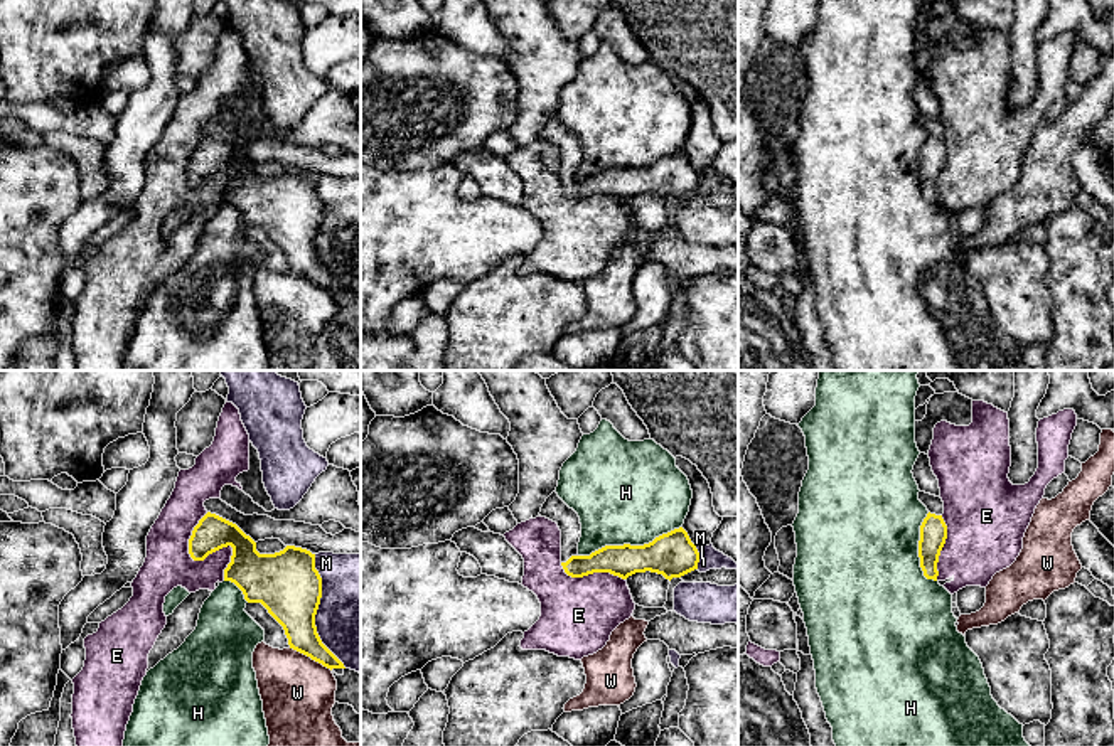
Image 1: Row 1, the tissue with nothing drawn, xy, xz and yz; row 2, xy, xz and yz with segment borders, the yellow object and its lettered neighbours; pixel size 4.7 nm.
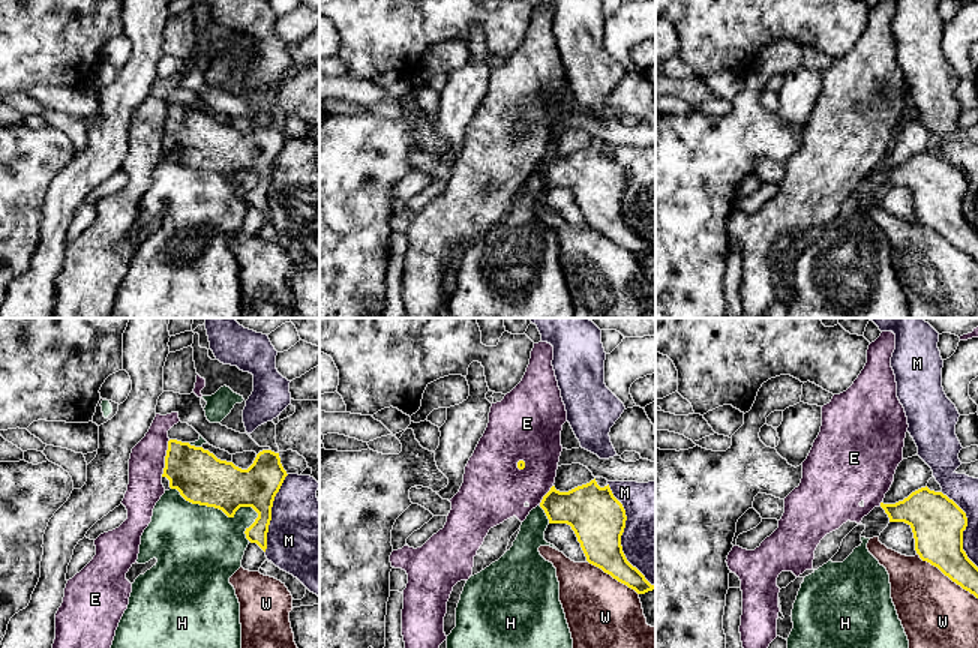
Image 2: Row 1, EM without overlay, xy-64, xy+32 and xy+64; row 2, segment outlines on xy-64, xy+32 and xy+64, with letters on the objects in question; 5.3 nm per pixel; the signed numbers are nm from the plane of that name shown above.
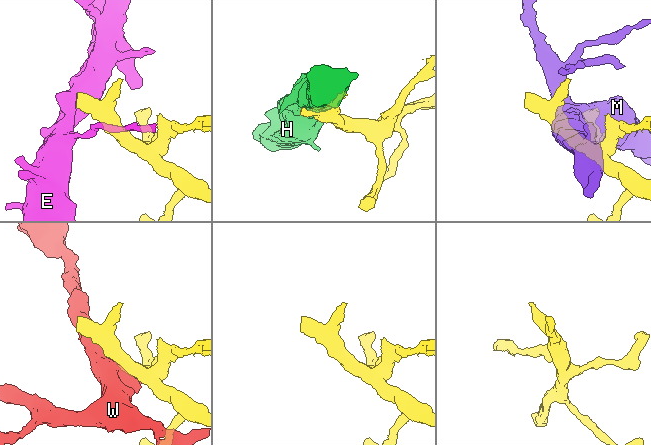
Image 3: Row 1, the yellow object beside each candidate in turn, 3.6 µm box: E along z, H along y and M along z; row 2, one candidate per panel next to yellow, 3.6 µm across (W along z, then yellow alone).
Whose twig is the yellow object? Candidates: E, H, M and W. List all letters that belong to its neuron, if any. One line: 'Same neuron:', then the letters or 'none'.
Same neuron: none

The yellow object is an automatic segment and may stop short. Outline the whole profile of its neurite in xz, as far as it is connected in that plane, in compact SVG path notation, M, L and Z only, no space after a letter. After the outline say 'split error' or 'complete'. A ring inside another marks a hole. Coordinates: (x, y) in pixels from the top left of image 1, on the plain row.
M556 115L546 121L539 138L558 147L561 153L561 189L571 200L610 195L627 202L635 195L651 194L671 204L698 192L699 175L683 150L644 168L605 168L590 179L580 179L580 140Z; split error

